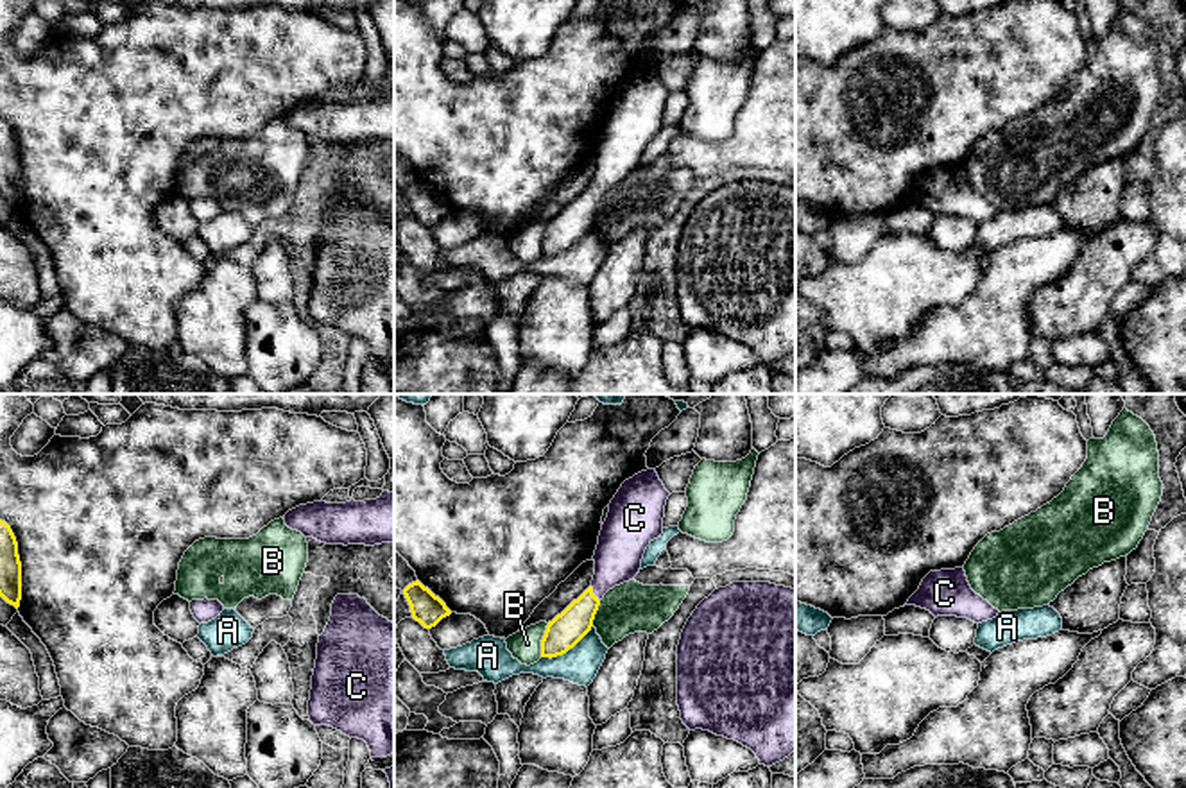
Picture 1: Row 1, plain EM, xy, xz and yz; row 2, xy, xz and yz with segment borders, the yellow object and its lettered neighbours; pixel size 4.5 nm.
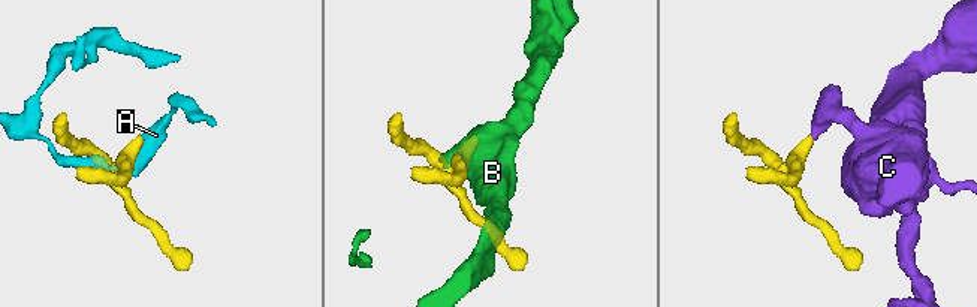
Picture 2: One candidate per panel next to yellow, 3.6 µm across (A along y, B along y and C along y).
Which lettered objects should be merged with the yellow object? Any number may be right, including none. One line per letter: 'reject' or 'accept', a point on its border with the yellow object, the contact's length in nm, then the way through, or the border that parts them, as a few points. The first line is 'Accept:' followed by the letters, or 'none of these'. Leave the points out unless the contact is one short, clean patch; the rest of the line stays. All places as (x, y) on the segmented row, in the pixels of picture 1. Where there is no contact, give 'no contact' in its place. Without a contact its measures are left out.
Accept: C
A: reject | xz (567, 650) | 280 nm | along xz (592, 625), (565, 652), (541, 658)
B: reject | xz (541, 640) | 160 nm
C: accept | xz (592, 593) | 80 nm | across xz (565, 631), (577, 618), (592, 593), (617, 561), (620, 548)

